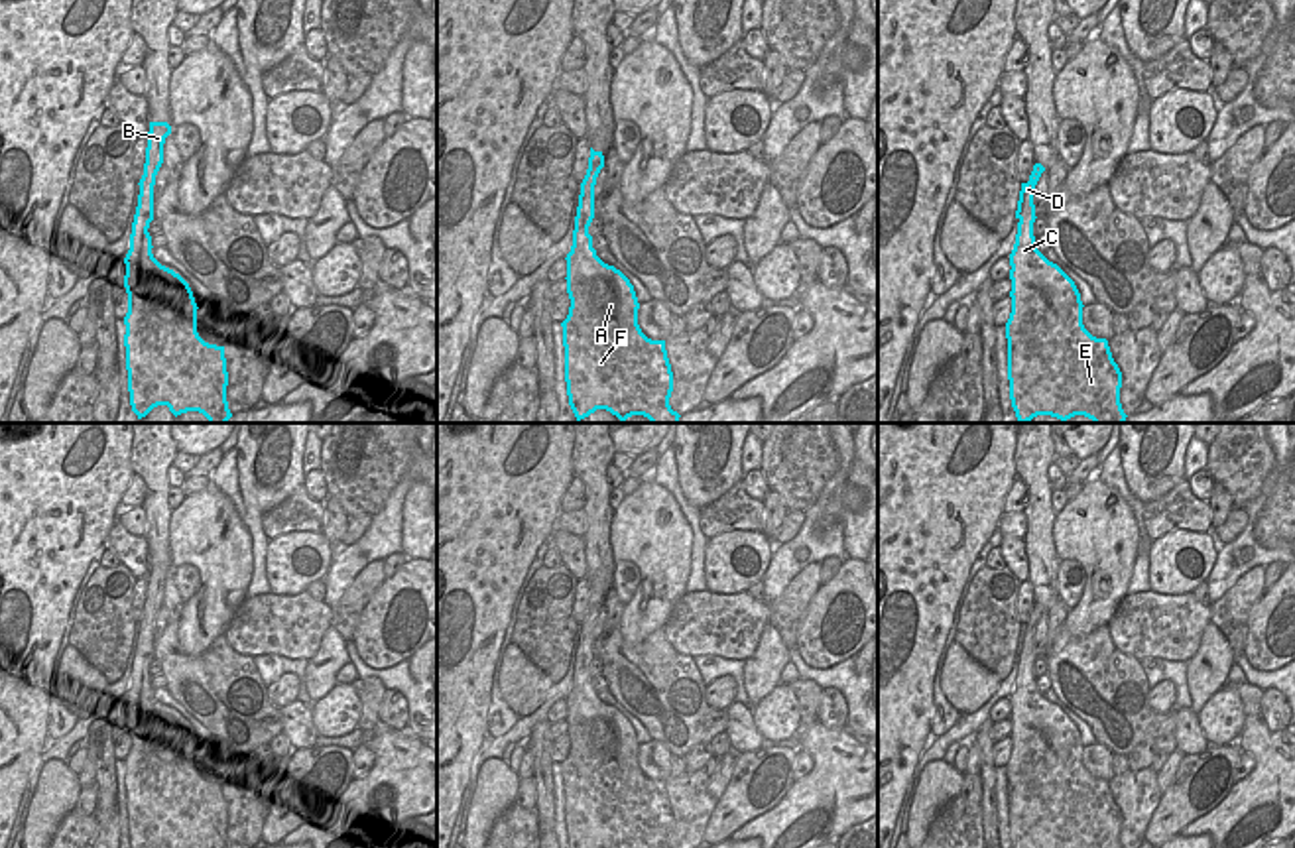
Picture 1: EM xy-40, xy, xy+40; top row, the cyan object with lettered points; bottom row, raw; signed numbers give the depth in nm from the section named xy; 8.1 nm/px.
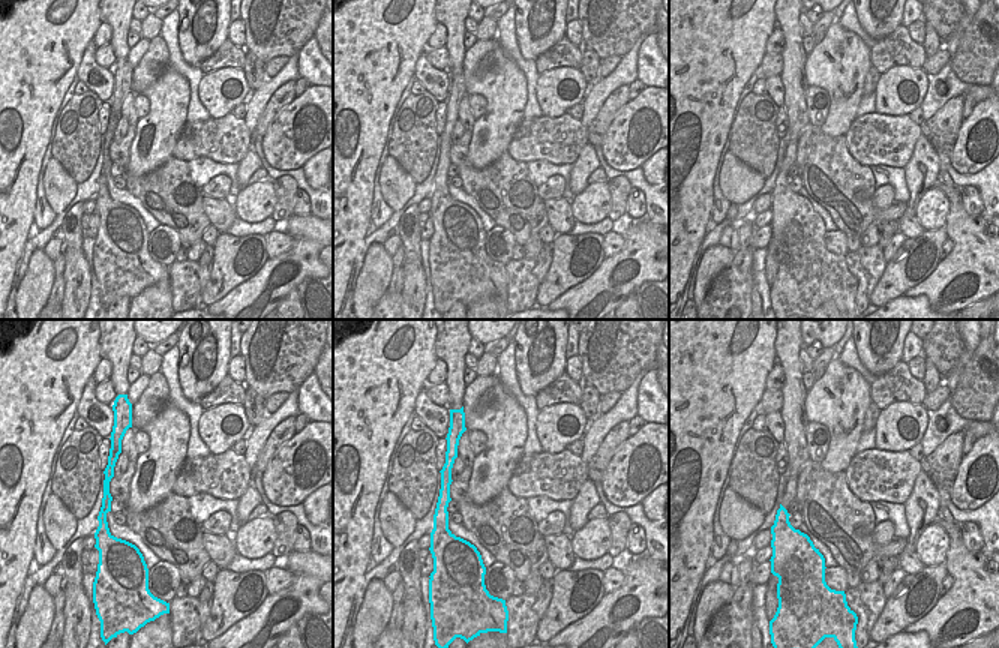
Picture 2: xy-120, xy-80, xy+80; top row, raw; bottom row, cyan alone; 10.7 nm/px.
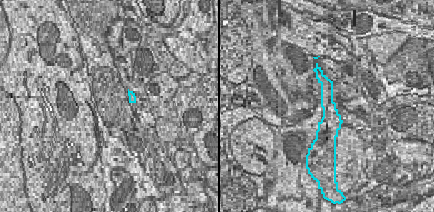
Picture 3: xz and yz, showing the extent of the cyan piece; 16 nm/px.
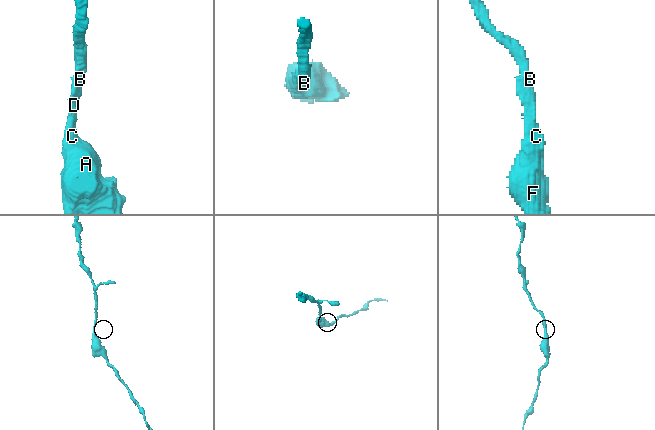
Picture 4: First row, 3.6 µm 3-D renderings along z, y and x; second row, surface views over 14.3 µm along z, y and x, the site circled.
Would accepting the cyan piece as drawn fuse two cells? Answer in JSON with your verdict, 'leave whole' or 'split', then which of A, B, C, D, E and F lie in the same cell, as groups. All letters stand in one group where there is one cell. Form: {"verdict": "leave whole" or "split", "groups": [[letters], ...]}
{"verdict": "leave whole", "groups": [["A", "B", "C", "D", "E", "F"]]}

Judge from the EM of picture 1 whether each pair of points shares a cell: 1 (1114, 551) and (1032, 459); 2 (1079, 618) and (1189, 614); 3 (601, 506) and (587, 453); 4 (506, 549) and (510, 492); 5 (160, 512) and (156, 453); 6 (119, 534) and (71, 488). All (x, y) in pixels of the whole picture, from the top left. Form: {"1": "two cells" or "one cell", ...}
{"1": "two cells", "2": "two cells", "3": "one cell", "4": "one cell", "5": "one cell", "6": "two cells"}

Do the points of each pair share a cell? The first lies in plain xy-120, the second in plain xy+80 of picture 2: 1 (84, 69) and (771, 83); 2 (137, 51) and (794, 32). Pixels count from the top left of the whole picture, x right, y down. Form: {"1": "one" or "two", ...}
{"1": "one", "2": "two"}

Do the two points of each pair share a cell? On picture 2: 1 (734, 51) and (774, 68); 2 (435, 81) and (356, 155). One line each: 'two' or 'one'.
1: two
2: two

